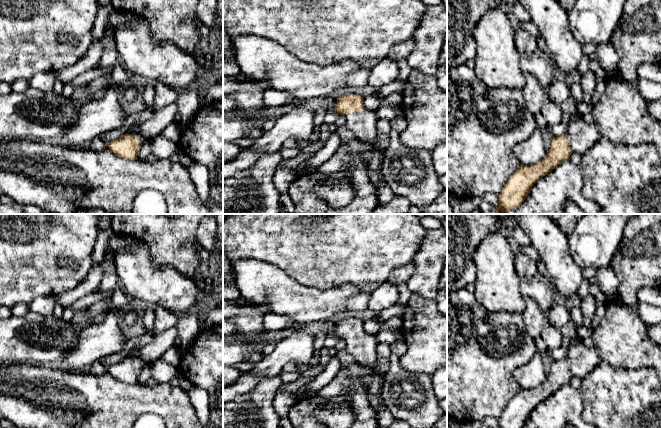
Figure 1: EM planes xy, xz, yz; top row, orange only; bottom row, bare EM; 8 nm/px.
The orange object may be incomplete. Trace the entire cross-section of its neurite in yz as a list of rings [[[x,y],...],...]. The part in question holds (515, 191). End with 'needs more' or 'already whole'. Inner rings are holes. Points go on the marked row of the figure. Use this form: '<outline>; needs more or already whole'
[[[577,114],[571,115],[570,123],[568,124],[567,133],[565,135],[554,137],[550,149],[545,158],[535,165],[520,165],[509,181],[505,184],[503,190],[499,194],[499,204],[495,206],[501,214],[518,208],[530,193],[533,185],[543,176],[551,172],[556,166],[563,161],[569,159],[572,152],[579,154],[585,153],[594,143],[596,143],[602,136],[599,133],[598,127],[594,122],[587,123],[582,116]]]; needs more

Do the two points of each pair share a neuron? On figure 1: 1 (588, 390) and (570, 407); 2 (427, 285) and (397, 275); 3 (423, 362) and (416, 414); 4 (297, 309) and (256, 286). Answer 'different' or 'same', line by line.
1: different
2: different
3: different
4: same

